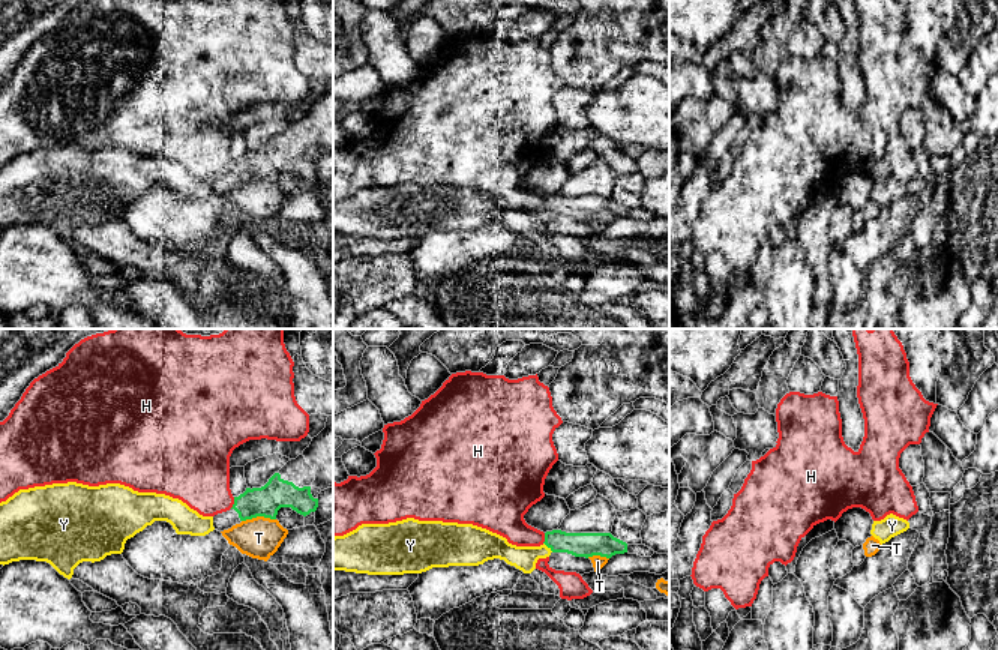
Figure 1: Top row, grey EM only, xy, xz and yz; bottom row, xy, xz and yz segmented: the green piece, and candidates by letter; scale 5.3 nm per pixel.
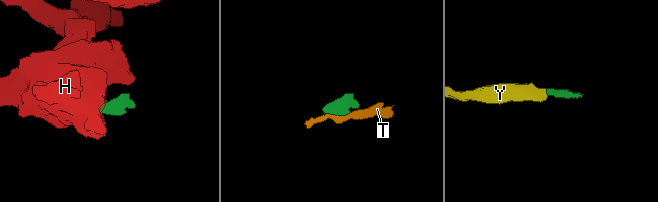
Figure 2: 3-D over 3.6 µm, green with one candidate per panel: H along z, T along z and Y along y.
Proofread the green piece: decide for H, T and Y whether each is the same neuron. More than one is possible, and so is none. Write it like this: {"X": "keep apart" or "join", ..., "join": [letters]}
{"H": "keep apart", "T": "keep apart", "Y": "join", "join": ["Y"]}

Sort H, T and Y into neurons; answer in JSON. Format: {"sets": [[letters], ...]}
{"sets": [["H"], ["T"], ["Y"]]}

